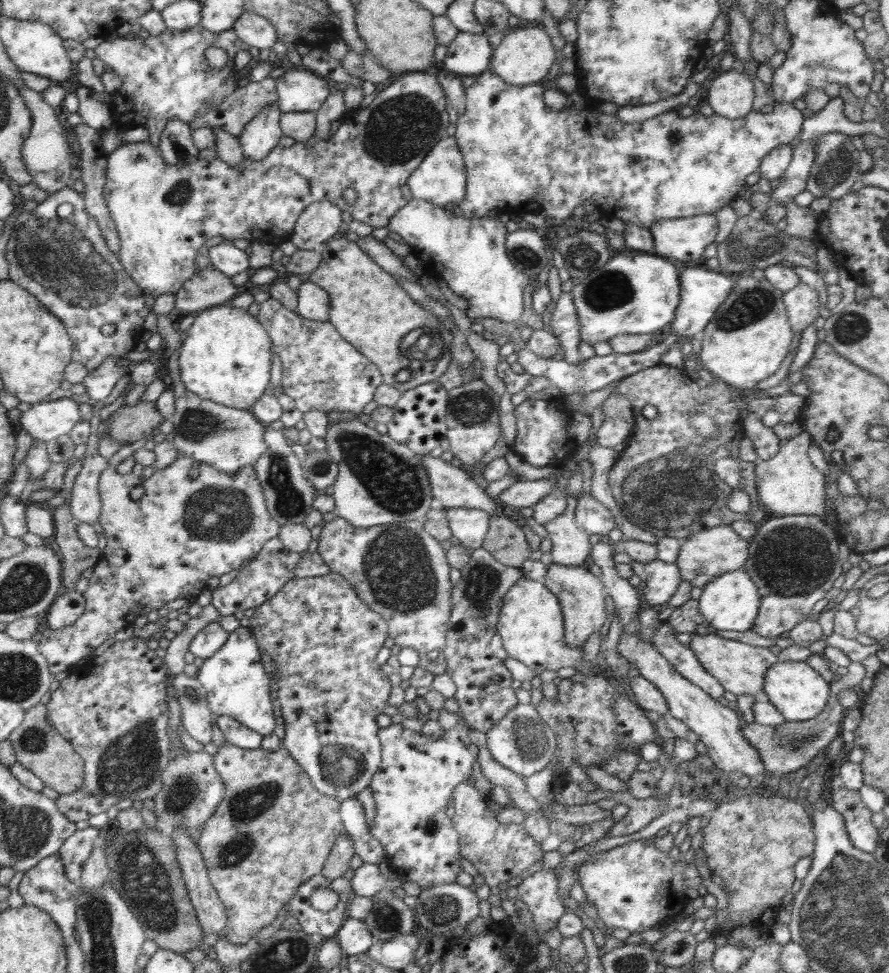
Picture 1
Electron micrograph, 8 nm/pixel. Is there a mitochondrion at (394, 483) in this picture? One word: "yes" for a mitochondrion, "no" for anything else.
yes

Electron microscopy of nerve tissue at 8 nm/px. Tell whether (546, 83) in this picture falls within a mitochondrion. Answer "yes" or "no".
no

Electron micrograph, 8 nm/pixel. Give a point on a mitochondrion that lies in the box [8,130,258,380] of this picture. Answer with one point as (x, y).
(55, 250)

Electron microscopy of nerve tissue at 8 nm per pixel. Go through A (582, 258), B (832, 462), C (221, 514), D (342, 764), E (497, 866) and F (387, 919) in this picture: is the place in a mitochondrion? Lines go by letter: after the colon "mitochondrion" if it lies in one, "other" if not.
A: mitochondrion
B: other
C: mitochondrion
D: mitochondrion
E: other
F: mitochondrion

